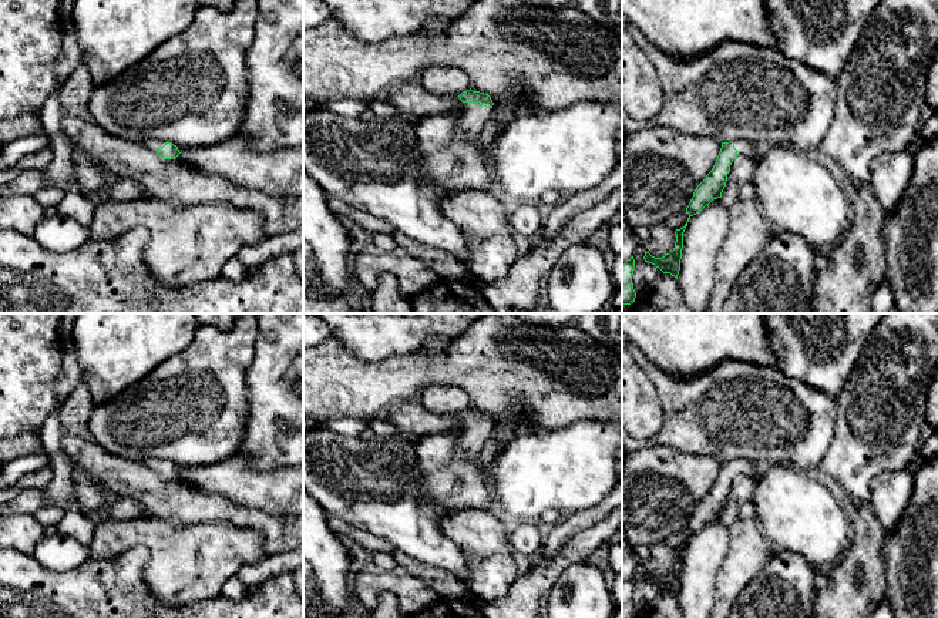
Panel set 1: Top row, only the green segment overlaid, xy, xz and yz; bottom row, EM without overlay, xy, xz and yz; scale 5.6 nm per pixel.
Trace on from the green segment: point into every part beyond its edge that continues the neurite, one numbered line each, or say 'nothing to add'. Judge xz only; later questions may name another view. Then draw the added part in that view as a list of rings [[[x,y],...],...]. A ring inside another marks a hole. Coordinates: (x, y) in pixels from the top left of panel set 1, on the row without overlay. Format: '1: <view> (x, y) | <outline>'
1: xz (474, 436) | [[[463,421],[460,451],[465,460],[473,460],[481,454],[483,447],[492,436],[492,427],[475,421]]]

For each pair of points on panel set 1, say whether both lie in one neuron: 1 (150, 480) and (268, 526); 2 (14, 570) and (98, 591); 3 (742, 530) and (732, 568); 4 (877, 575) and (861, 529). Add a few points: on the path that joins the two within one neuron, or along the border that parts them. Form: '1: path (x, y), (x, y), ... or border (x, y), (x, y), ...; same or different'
1: path (180, 497), (188, 506), (221, 507), (238, 516); same
2: path (36, 580), (43, 580), (59, 591), (77, 591); same
3: path (742, 540), (742, 558); same
4: path (871, 564), (867, 557), (867, 540); same

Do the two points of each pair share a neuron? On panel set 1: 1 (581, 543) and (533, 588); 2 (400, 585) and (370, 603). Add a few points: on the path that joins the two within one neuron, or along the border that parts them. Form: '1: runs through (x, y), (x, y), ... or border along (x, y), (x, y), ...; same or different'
1: runs through (570, 556), (545, 578); same
2: runs through (392, 585), (383, 585), (375, 594); same

